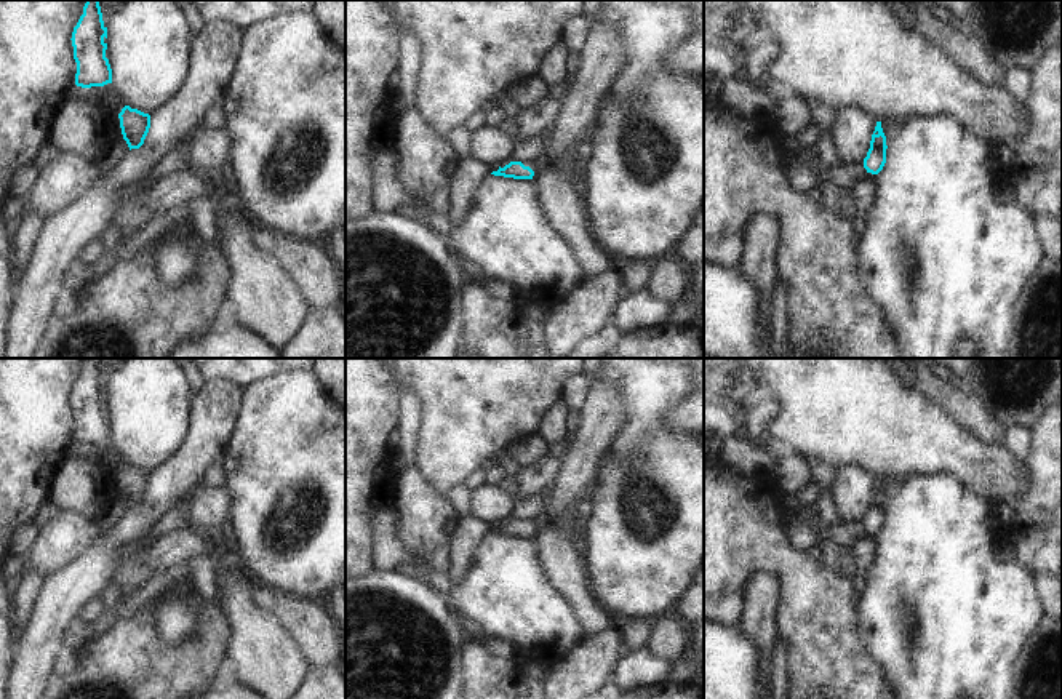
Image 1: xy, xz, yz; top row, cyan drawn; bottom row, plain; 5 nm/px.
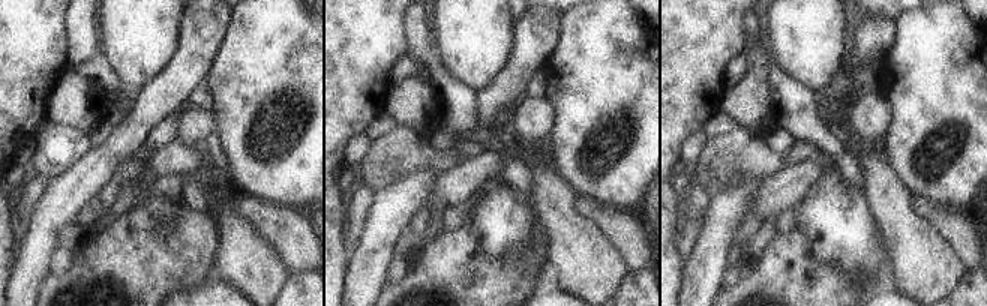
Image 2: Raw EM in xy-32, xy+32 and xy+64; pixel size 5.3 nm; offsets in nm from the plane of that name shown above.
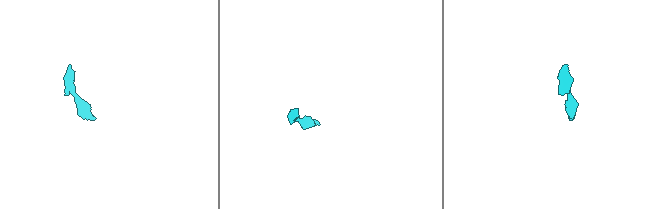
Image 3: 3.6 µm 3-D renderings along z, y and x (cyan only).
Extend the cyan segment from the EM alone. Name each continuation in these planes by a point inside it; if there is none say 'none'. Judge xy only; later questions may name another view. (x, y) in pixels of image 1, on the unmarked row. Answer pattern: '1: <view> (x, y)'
none

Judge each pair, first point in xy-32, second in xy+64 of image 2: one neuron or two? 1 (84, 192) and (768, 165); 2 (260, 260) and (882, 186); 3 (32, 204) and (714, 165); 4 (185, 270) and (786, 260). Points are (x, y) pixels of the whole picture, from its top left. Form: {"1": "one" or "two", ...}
{"1": "two", "2": "one", "3": "two", "4": "one"}

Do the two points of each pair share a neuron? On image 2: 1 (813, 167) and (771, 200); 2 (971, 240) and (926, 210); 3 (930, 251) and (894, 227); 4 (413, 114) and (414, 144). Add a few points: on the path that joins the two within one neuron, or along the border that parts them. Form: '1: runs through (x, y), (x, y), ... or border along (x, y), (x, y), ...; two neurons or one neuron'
1: runs through (803, 177), (782, 191); one neuron
2: runs through (960, 230), (936, 213); one neuron
3: runs through (921, 249), (903, 231); one neuron
4: border along (399, 125), (414, 128), (431, 137); two neurons

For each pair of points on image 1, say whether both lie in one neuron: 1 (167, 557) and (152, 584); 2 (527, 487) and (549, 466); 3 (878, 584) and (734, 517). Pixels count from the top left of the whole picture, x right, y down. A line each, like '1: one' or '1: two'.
1: two
2: one
3: two

